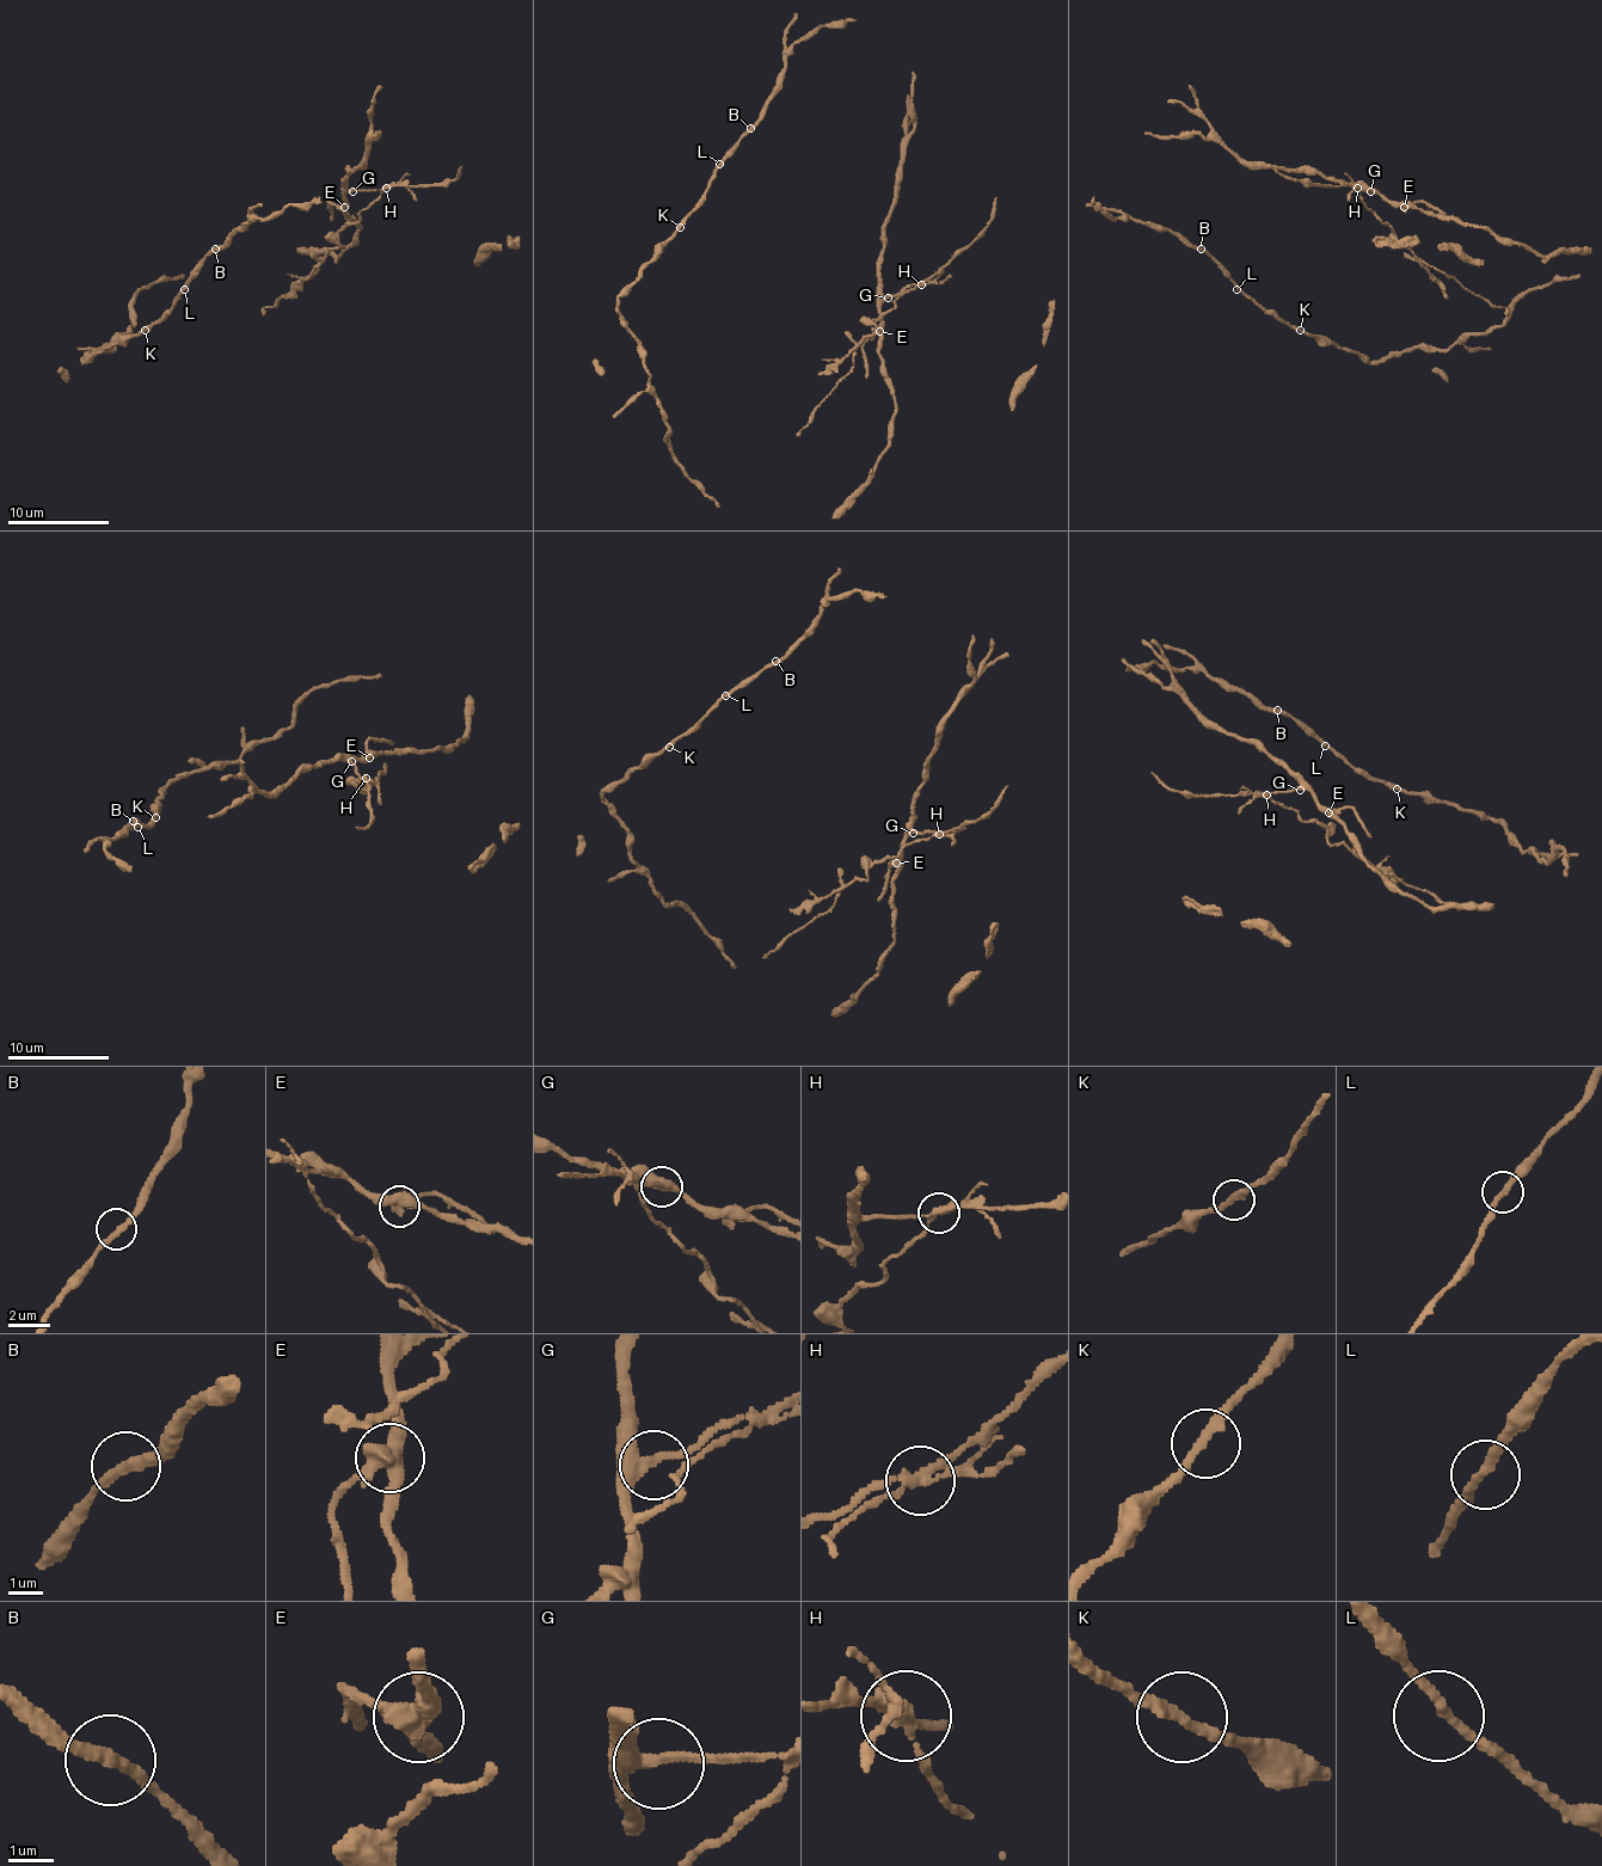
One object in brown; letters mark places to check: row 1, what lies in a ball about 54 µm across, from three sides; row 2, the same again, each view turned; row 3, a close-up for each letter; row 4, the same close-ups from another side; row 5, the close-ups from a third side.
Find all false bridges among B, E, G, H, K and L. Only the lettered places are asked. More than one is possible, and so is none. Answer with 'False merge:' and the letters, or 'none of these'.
False merge: E, H

